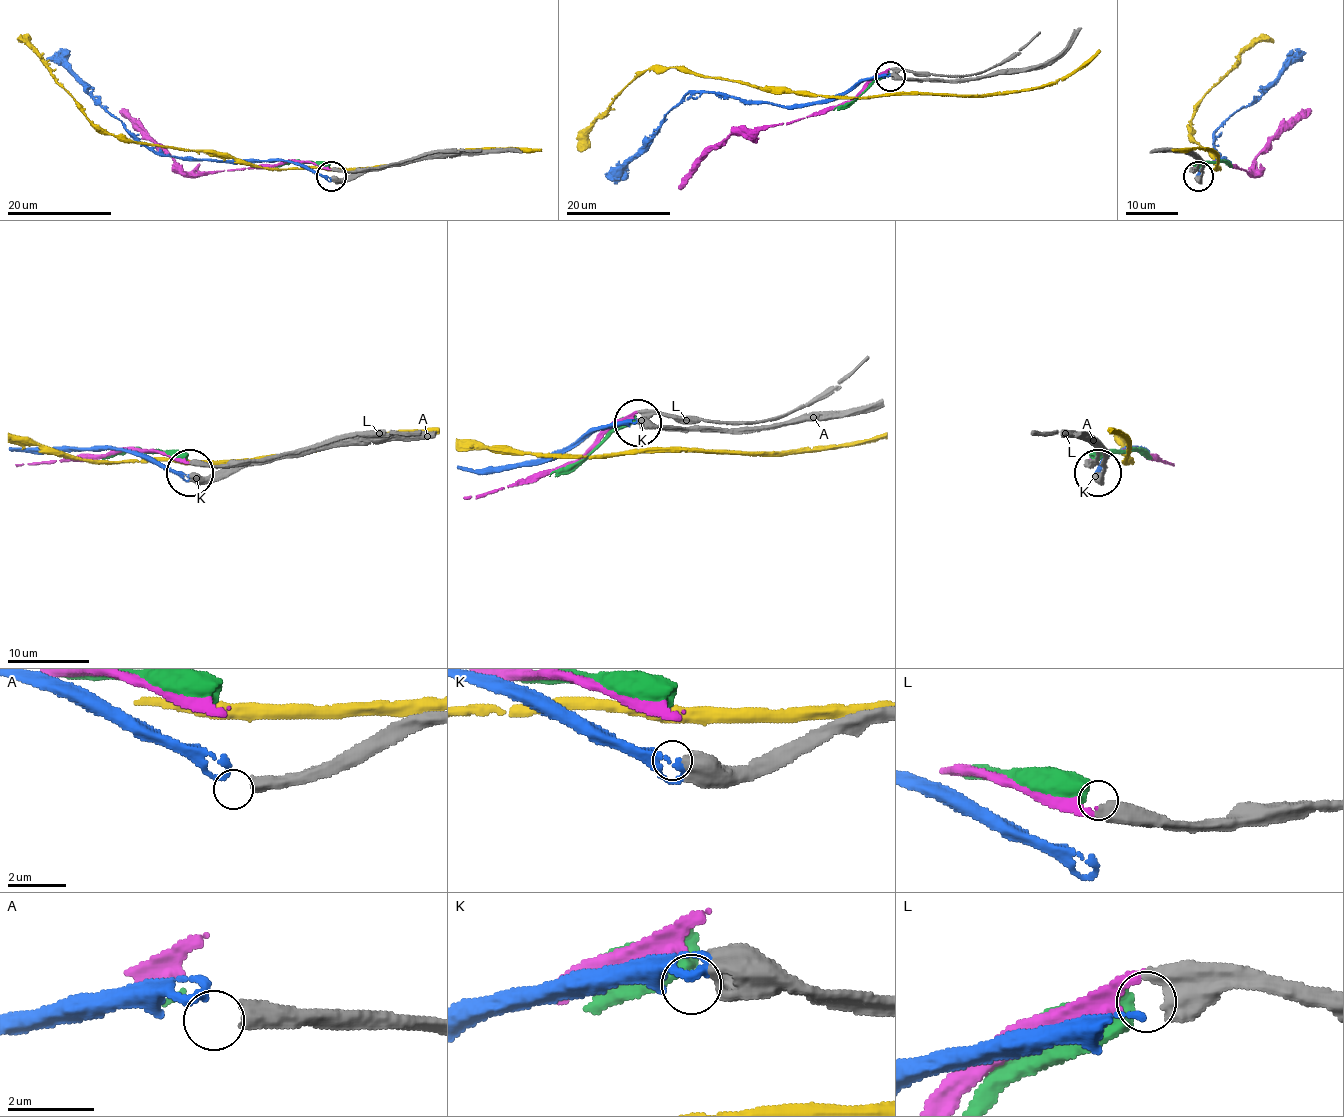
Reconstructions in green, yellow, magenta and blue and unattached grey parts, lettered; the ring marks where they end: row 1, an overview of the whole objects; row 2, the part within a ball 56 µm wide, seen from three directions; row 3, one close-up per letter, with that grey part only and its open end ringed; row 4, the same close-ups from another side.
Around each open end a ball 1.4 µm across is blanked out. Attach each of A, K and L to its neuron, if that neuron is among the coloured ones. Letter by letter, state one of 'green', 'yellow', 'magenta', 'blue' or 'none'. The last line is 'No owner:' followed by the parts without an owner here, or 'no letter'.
A: none
K: blue
L: magenta
No owner: A

